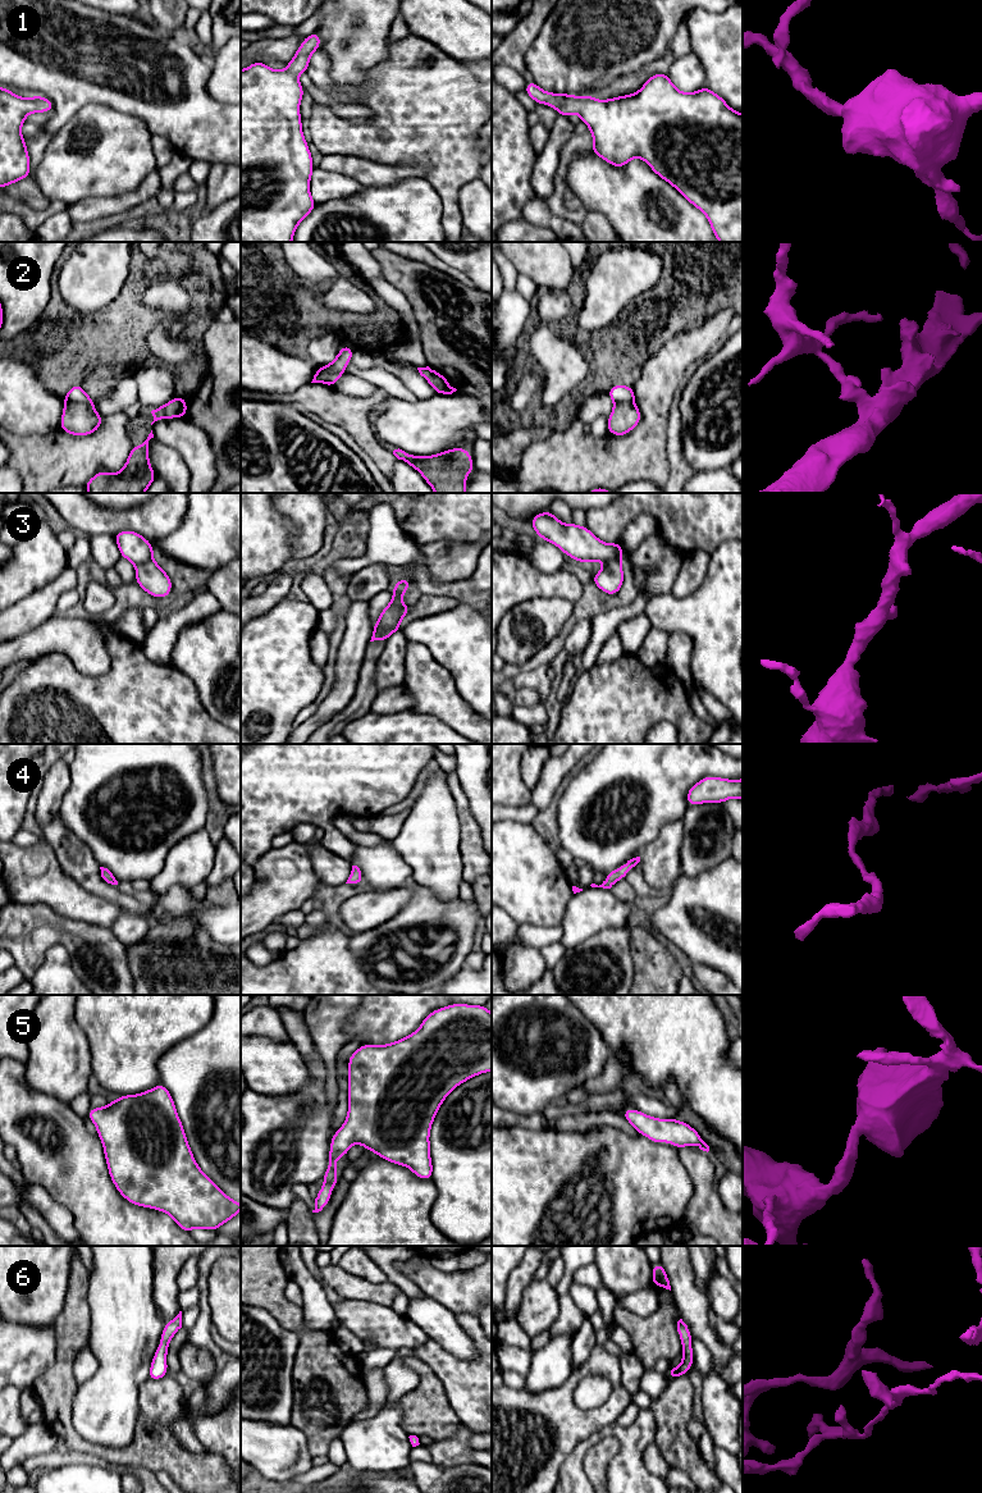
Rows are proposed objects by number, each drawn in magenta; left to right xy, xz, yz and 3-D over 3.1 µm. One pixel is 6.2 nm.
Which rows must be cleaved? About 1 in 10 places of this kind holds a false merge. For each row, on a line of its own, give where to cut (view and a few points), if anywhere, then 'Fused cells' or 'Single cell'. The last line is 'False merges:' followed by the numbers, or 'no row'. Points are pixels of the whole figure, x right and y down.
1: No split. Single cell
2: Split along xy (65, 400), (94, 403). Fused cells
3: Split along xy (151, 558), (136, 566). Fused cells
4: No split. Single cell
5: No split. Single cell
6: No split. Single cell
False merges: 2, 3

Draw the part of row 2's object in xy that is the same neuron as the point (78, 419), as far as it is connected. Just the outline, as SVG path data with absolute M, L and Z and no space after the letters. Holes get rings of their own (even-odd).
M65 401L59 428L76 437L88 435L99 430L102 417L95 411L95 403Z

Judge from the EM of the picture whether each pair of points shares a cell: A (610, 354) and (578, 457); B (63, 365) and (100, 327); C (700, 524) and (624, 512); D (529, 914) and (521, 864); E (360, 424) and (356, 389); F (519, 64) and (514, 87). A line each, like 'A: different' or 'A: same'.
A: different
B: same
C: same
D: same
E: different
F: different

